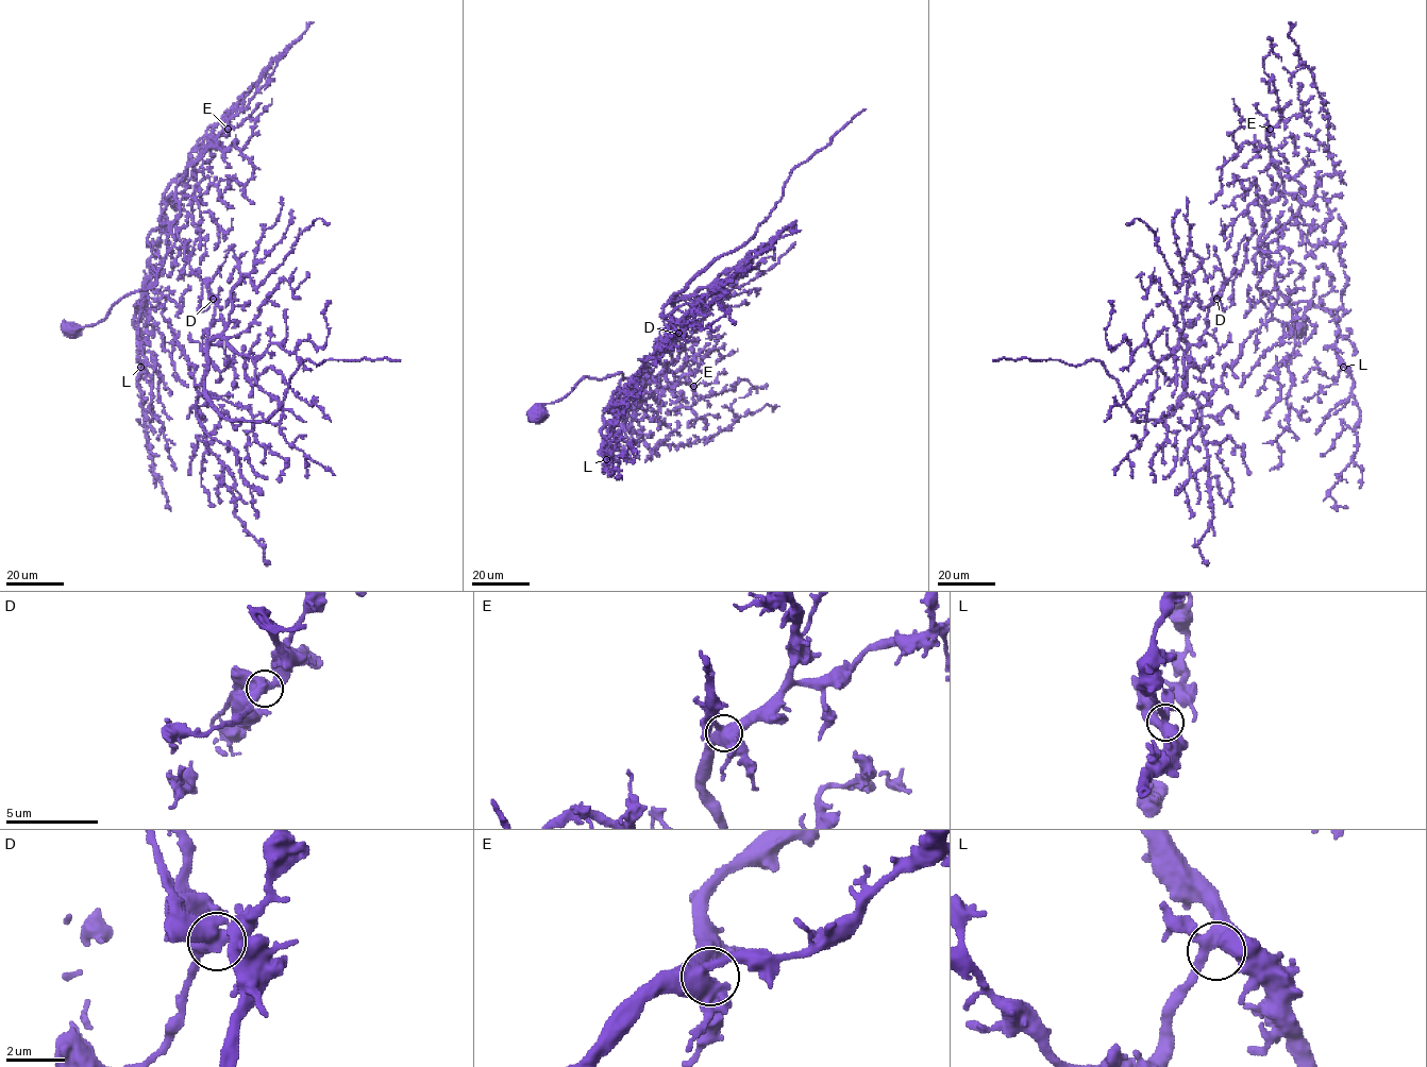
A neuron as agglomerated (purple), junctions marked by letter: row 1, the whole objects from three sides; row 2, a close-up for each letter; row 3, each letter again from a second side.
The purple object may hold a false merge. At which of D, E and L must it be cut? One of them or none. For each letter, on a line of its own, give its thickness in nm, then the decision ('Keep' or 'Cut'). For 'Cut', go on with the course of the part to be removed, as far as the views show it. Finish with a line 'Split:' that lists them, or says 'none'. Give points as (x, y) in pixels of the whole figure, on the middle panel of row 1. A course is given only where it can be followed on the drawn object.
D: Thickness 500 nm. Cut. Course of the part to remove: (678, 333), (671, 301), (718, 258), (750, 239), (782, 196), (790, 172), (866, 108)
E: Thickness 460 nm. Keep
L: Thickness 440 nm. Keep
Split: D

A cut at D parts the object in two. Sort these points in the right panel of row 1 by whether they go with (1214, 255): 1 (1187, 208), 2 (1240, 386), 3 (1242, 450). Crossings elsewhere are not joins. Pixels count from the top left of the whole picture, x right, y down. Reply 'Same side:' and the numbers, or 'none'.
Same side: 1, 3

